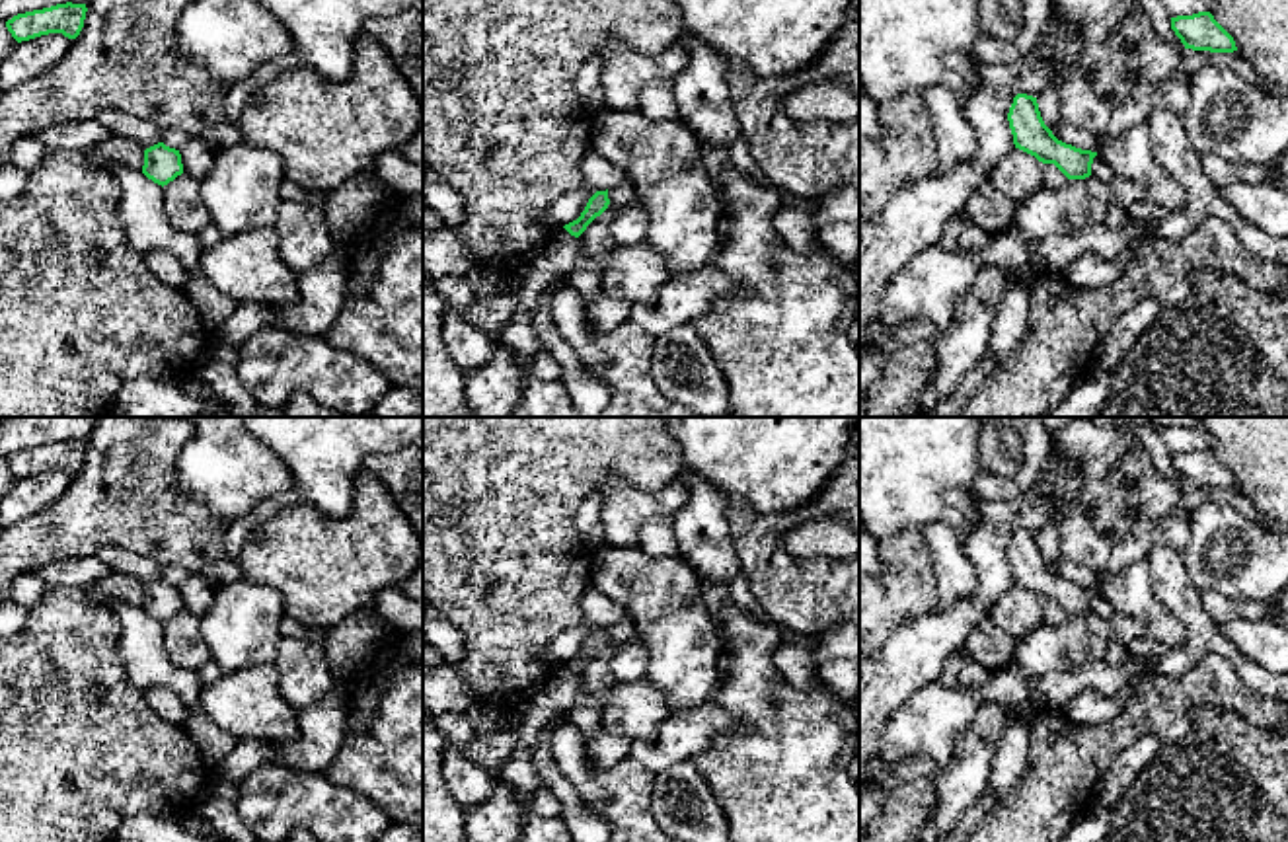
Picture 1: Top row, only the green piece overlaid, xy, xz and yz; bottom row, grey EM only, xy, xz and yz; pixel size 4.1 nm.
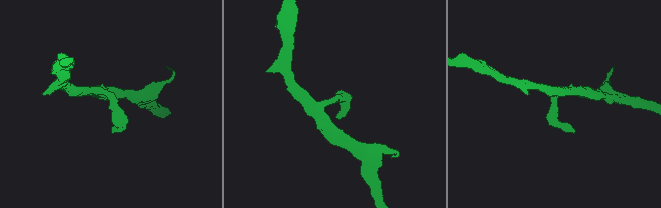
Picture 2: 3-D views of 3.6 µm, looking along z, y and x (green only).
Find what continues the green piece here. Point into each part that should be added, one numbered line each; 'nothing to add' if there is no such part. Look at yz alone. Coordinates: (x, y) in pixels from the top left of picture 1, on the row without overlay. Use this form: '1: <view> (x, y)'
nothing to add

